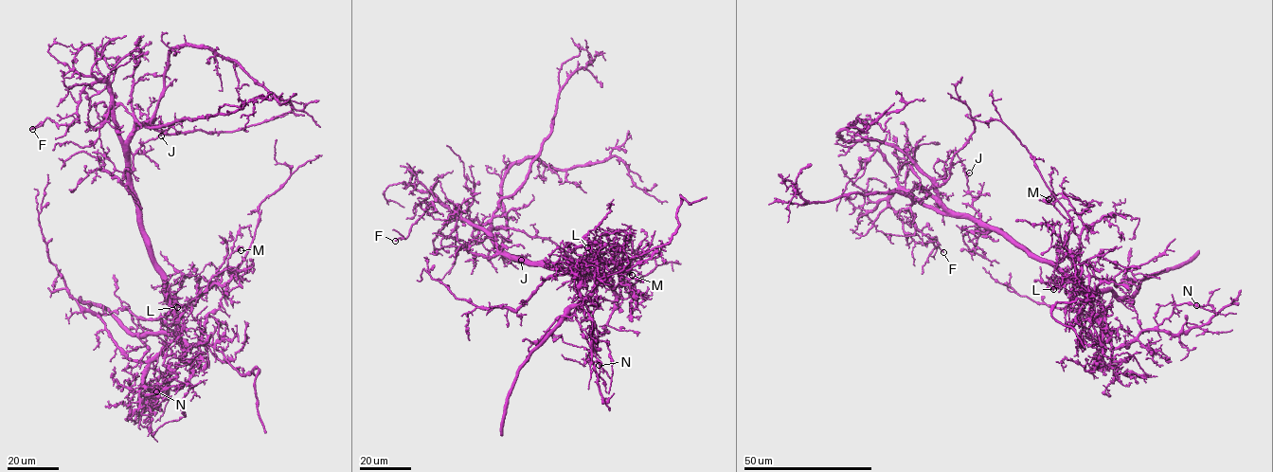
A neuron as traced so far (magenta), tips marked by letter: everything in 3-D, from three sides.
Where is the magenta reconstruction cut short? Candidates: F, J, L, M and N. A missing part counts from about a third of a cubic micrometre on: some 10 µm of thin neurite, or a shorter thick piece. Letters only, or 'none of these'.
none of these

